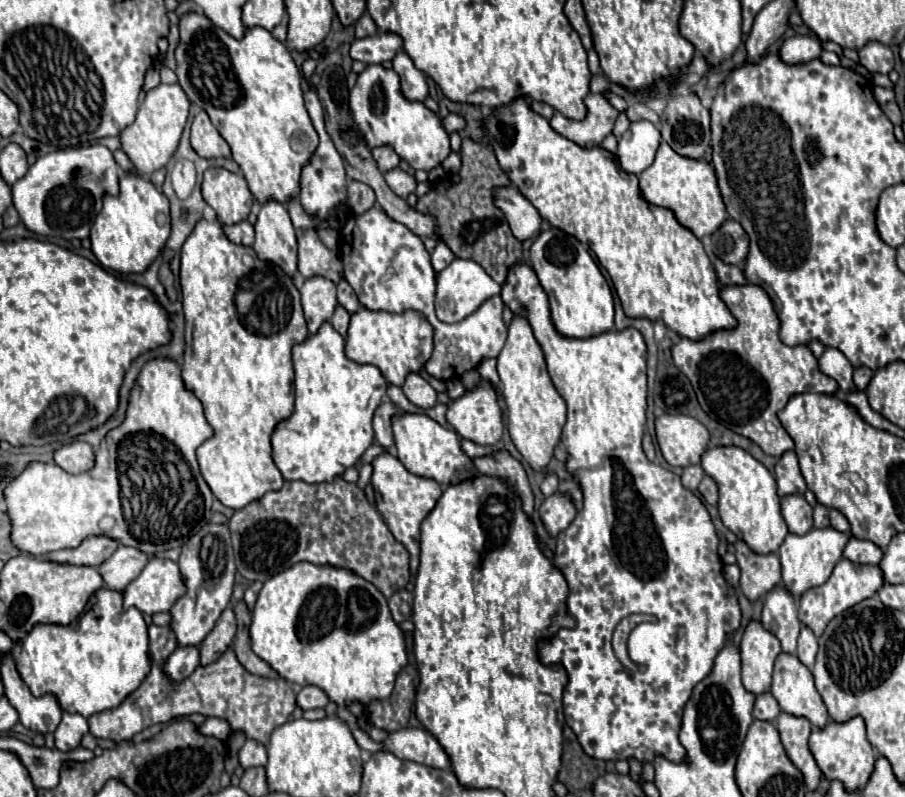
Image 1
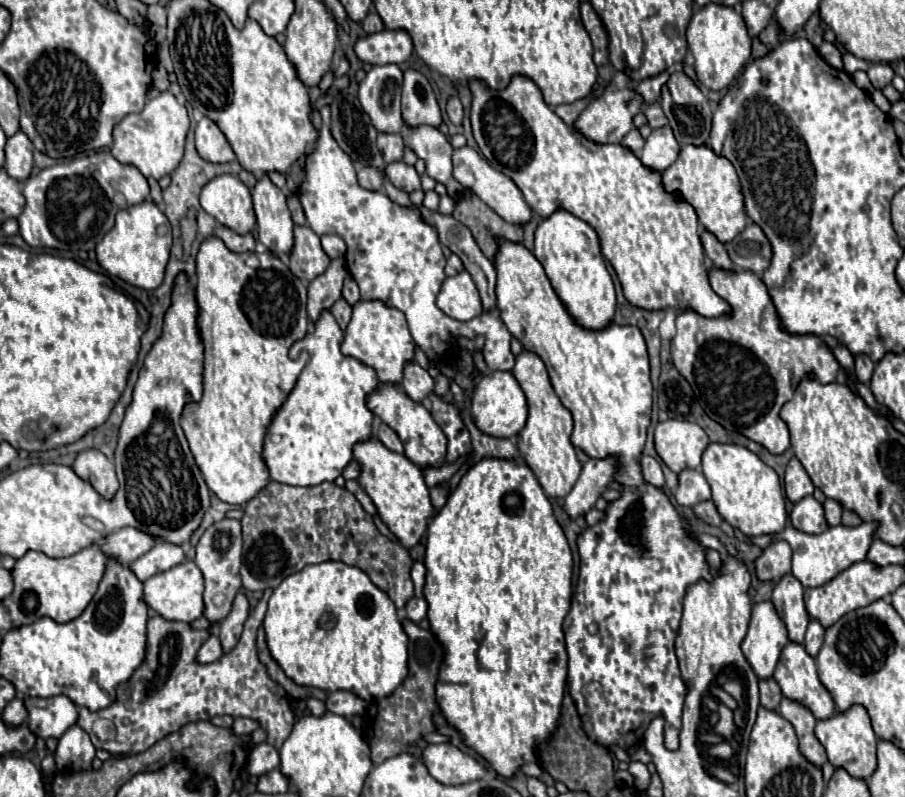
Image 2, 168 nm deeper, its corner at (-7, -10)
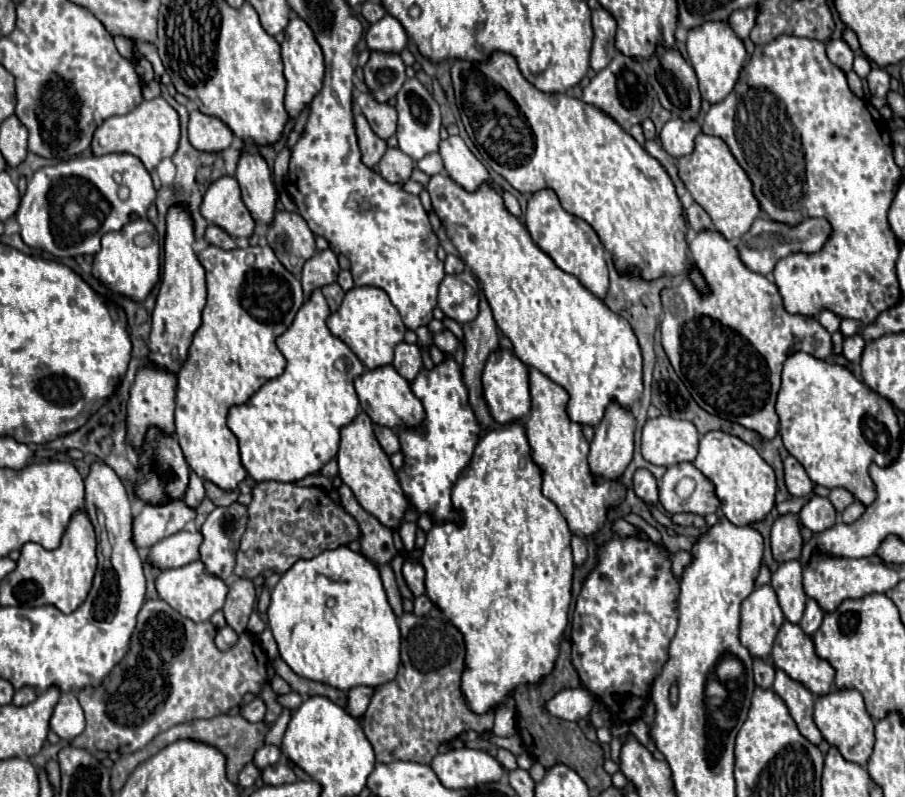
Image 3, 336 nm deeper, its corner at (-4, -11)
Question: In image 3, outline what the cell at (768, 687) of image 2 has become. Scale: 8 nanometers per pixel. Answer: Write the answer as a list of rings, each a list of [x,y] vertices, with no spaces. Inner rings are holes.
[[[755,659],[753,661],[753,673],[755,673],[755,683],[763,689],[769,689],[775,679],[775,667],[769,661]]]

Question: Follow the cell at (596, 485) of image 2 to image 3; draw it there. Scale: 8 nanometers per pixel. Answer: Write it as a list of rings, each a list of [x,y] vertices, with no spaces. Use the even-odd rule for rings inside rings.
[[[609,403],[591,441],[589,465],[603,479],[617,479],[633,457],[635,415],[619,403]]]

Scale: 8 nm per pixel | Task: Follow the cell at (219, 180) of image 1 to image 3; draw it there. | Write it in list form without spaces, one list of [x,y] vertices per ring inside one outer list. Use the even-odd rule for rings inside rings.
[[[221,177],[209,185],[201,203],[201,215],[225,229],[233,239],[249,239],[255,229],[255,219],[249,215],[235,177]]]

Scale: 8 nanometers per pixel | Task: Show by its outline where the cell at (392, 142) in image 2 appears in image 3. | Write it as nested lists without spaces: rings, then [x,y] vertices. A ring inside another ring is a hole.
[[[357,93],[355,103],[361,109],[361,113],[367,117],[371,129],[381,139],[389,139],[391,135],[395,135],[395,129],[397,129],[397,111],[395,111],[395,107],[391,107],[389,103],[375,101],[373,95],[369,95],[369,93]]]

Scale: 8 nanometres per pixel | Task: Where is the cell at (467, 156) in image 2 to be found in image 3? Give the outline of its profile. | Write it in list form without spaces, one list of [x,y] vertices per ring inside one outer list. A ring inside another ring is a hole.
[[[449,135],[443,139],[439,143],[439,155],[447,175],[467,191],[475,191],[483,181],[491,181],[483,163],[469,151],[459,135]]]

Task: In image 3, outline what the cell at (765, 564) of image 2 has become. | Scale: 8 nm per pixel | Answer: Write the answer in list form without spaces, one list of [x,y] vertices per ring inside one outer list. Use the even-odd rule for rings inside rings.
[[[793,513],[781,515],[773,523],[773,529],[771,529],[773,557],[779,563],[799,559],[801,547],[803,547],[803,537],[801,537],[801,529],[799,529],[799,515],[793,515]]]

